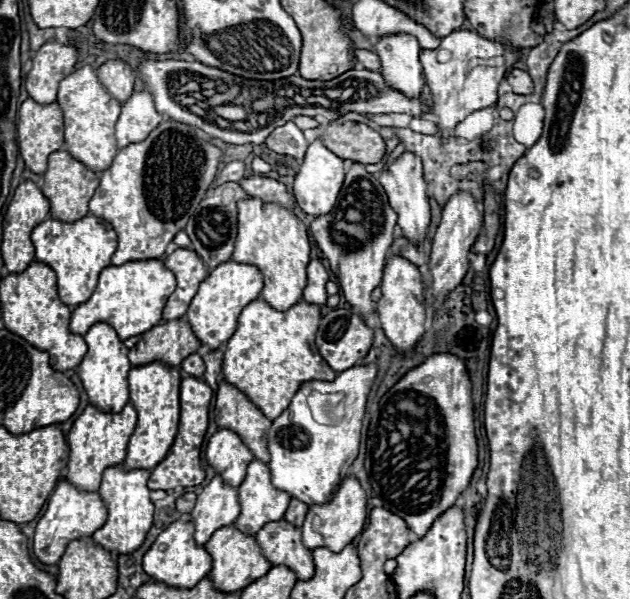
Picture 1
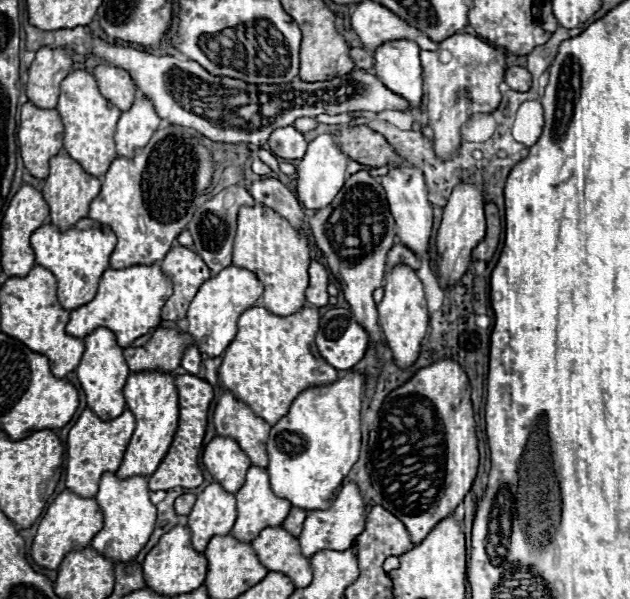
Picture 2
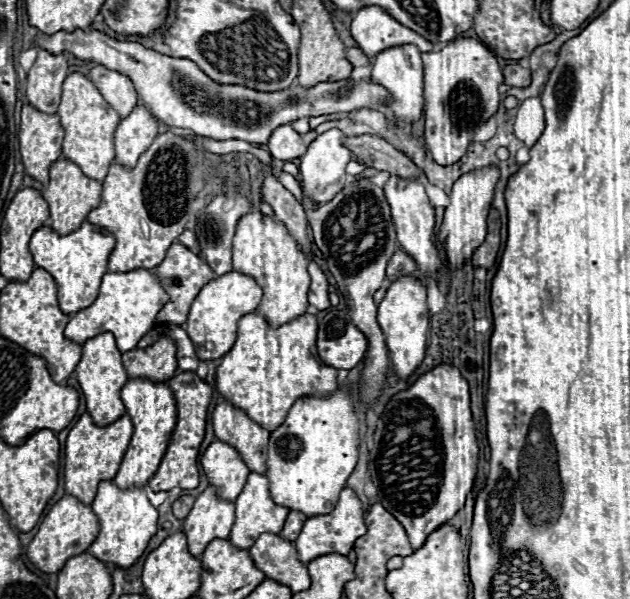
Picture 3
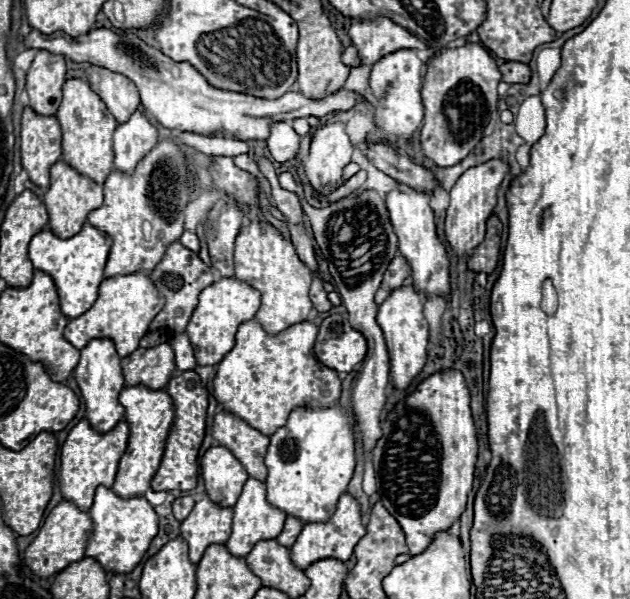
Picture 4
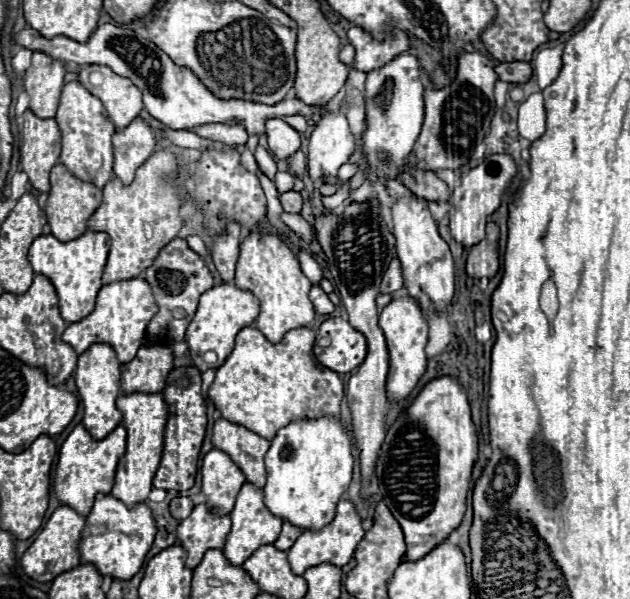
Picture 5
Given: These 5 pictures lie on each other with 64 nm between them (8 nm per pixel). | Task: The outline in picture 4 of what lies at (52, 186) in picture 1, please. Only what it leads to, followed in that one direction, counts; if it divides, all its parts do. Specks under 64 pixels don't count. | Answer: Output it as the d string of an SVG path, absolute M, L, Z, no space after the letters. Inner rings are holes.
M60 160L50 168L50 188L44 194L44 204L48 208L52 232L60 238L70 238L82 230L88 214L102 206L102 186L98 186L94 180L78 174L72 166L68 166L66 162Z

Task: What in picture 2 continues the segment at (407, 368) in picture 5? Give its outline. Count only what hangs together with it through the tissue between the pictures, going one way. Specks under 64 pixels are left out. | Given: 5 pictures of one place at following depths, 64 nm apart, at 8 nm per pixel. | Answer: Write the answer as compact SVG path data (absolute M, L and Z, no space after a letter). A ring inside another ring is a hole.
M396 264L388 274L386 274L386 284L384 284L384 298L378 304L378 314L380 314L380 324L386 336L386 342L390 350L394 352L396 364L400 368L412 366L412 362L418 358L420 352L420 342L426 336L428 330L428 308L426 308L426 298L424 298L424 288L420 278L416 276L416 270L408 268L406 264Z

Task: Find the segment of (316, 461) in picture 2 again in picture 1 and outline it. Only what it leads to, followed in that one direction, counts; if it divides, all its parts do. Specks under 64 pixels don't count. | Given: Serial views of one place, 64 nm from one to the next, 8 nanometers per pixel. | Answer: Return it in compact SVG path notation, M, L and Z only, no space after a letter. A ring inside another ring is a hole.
M362 364L340 372L332 382L326 380L310 380L300 386L290 406L272 422L268 430L268 450L270 450L270 472L272 484L278 490L286 490L290 496L300 498L308 506L328 502L330 494L340 484L342 478L348 476L350 464L358 456L360 446L362 420L365 415L366 398L376 378L376 364ZM312 390L318 392L342 392L346 398L346 416L344 420L332 420L330 424L318 424L308 408L308 394Z

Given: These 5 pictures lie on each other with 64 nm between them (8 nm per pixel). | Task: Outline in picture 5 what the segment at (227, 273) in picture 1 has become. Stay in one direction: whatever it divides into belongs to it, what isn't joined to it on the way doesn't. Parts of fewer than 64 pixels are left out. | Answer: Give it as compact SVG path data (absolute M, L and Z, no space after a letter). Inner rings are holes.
M224 282L220 286L206 290L200 296L200 304L194 314L194 320L188 324L186 330L186 342L190 346L190 356L194 366L202 372L208 368L218 368L232 352L236 334L242 328L250 326L256 320L258 312L260 312L260 300L252 292L242 290L232 282Z

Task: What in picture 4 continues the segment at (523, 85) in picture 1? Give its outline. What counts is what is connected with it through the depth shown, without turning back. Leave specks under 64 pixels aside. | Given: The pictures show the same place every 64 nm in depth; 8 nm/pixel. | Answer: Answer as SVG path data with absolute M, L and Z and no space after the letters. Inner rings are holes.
M506 62L500 66L502 80L508 84L528 84L530 82L530 68L522 62Z

